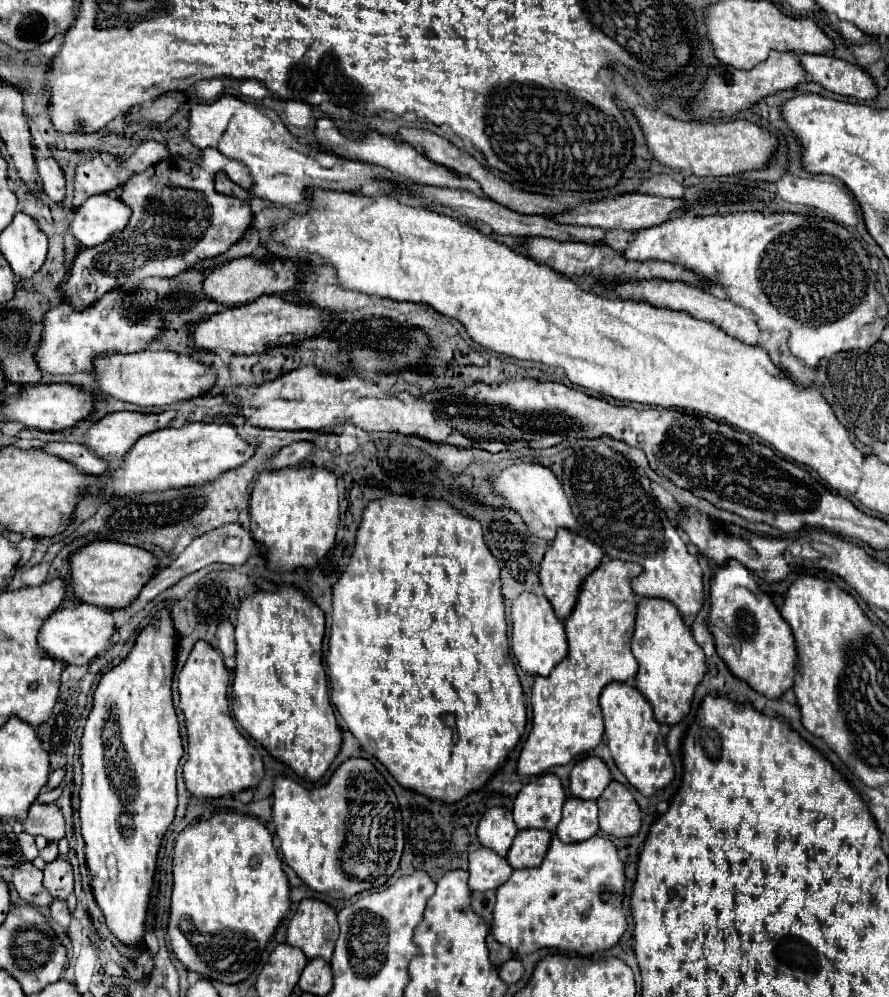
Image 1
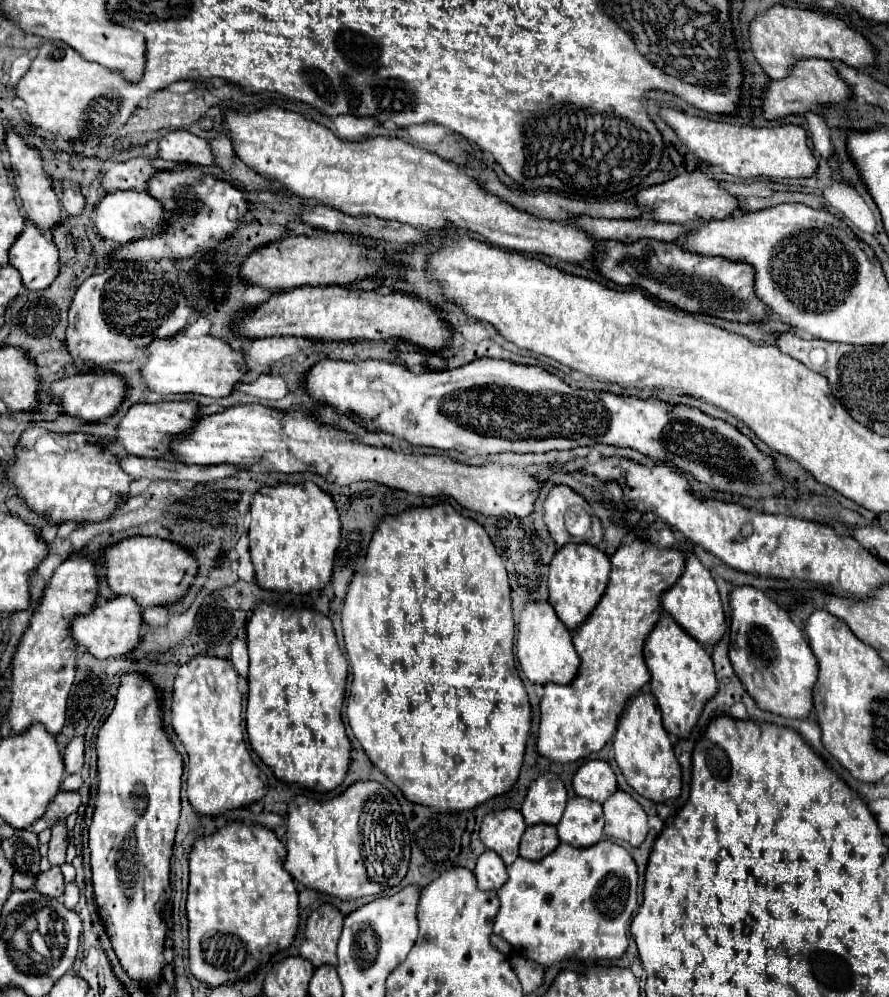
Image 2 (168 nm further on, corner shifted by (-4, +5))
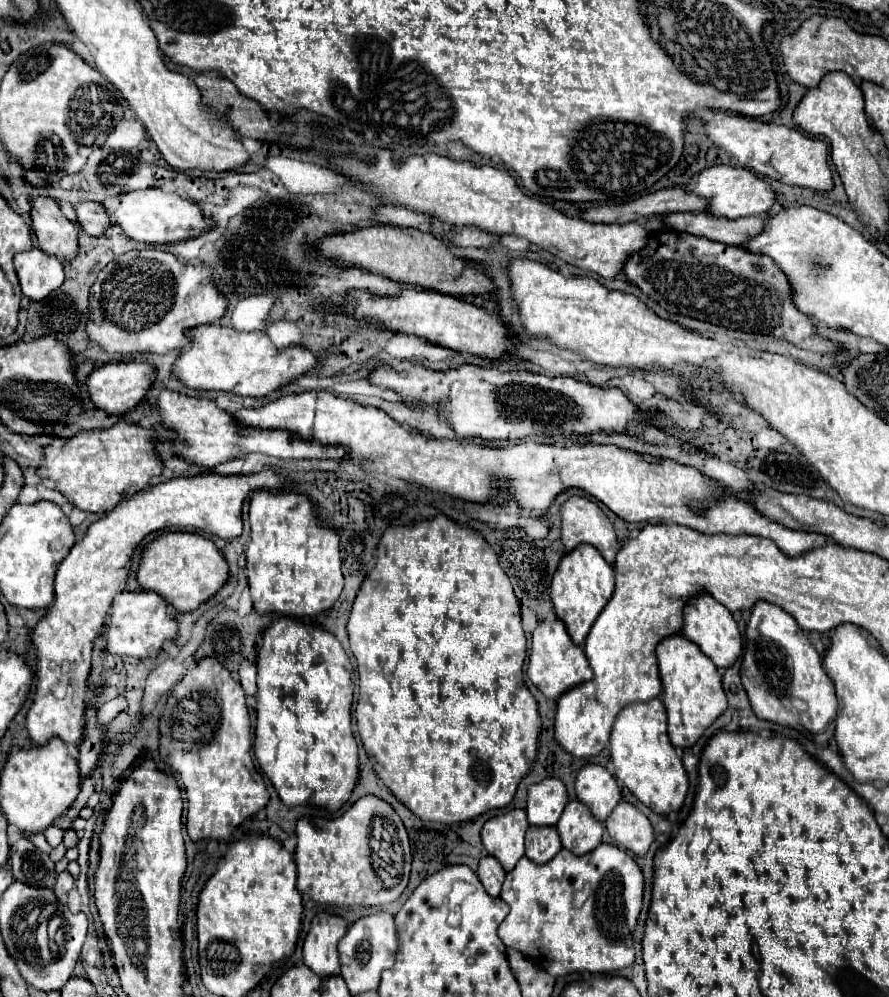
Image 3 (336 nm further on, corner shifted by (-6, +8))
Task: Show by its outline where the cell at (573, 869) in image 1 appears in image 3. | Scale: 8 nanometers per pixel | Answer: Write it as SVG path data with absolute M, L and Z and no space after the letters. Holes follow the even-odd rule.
M602 843L598 849L584 857L576 857L562 849L550 863L534 865L530 859L522 857L516 867L506 873L500 897L510 905L510 913L498 929L498 935L506 947L512 947L526 955L534 965L542 967L554 977L564 977L570 973L614 973L626 969L636 959L634 931L638 925L638 915L642 911L644 897L644 877L632 855L626 851ZM584 883L592 885L592 895L586 899L582 909L572 907L572 893L582 889Z

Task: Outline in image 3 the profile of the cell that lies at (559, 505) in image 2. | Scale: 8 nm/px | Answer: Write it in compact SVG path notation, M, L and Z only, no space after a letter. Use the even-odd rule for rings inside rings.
M572 497L562 507L562 541L566 551L576 549L580 543L592 545L610 565L614 565L620 549L610 519L586 497Z

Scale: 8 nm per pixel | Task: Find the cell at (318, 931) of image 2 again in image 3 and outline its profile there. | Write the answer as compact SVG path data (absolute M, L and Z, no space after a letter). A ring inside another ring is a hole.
M318 913L312 919L304 941L304 965L308 965L322 979L340 975L340 959L336 947L346 931L348 923L342 917Z

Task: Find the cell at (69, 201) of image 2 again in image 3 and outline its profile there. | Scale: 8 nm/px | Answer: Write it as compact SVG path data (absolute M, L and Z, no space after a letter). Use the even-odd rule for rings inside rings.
M78 203L76 205L76 215L78 215L78 221L80 221L82 229L92 237L106 235L106 229L110 225L114 225L110 221L108 213L104 211L104 207L98 205L98 203Z

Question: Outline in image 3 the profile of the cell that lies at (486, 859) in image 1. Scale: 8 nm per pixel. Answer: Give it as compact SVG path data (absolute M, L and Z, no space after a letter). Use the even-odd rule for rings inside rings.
M486 855L480 861L476 873L478 873L478 879L482 881L486 893L492 895L492 897L498 897L500 889L502 889L502 883L504 883L504 875L506 875L504 869L502 869L502 865L494 857Z

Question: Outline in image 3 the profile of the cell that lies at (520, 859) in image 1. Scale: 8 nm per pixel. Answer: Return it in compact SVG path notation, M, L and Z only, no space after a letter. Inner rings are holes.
M528 827L526 857L534 863L548 863L562 849L556 827Z

